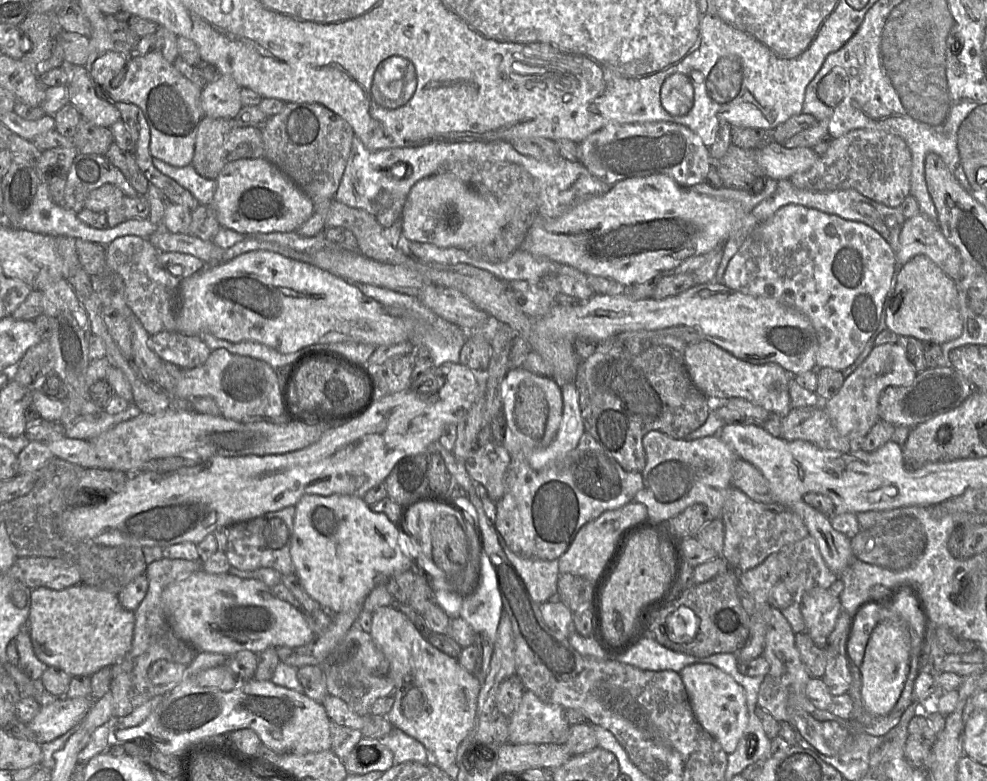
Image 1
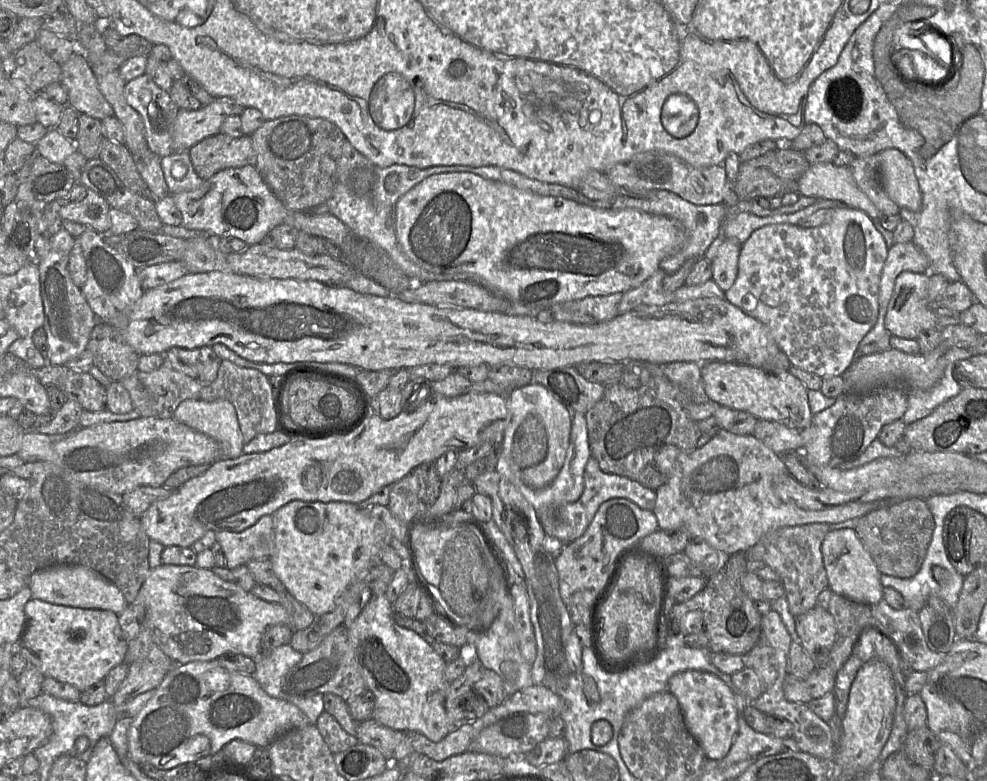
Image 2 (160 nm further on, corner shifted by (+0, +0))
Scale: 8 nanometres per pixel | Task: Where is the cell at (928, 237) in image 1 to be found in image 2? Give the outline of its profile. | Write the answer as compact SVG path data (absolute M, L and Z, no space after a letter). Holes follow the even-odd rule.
M913 241L889 247L879 285L879 308L888 308L896 279L904 271L927 274L930 271L927 256Z

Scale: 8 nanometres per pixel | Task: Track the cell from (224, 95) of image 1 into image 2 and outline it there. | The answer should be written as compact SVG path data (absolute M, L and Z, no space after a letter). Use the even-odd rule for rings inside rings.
M215 101L197 110L179 110L172 128L173 152L188 151L202 139L219 133L225 117Z

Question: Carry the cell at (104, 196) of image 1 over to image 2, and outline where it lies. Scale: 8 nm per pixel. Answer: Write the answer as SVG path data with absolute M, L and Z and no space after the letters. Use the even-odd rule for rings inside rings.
M75 183L56 201L60 205L62 220L85 224L99 233L109 231L111 227L109 205L101 196L82 184Z

